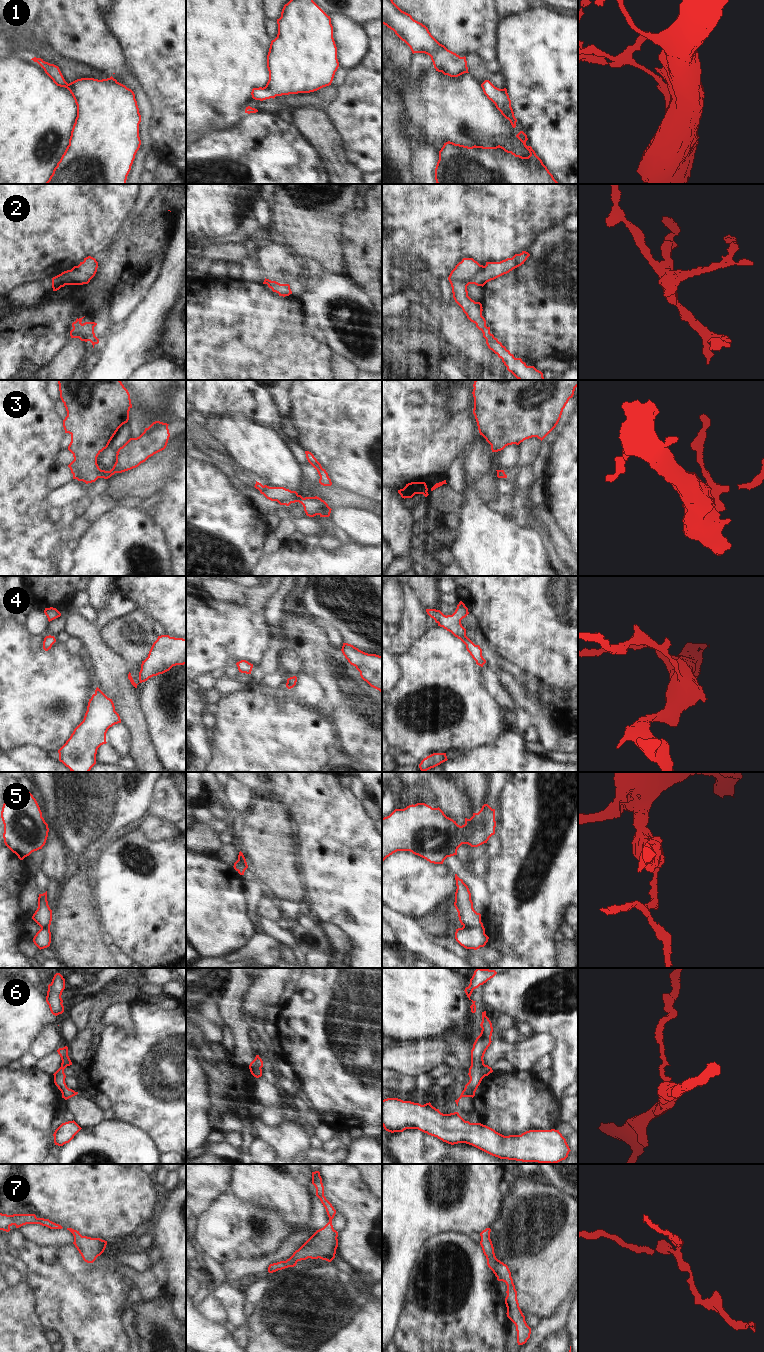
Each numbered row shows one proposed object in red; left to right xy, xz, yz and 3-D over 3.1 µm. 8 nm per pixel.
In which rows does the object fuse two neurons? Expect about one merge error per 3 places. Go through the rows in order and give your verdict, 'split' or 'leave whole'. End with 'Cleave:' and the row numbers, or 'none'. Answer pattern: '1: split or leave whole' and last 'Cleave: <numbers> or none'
1: leave whole
2: leave whole
3: split
4: leave whole
5: split
6: leave whole
7: leave whole
Cleave: 3, 5

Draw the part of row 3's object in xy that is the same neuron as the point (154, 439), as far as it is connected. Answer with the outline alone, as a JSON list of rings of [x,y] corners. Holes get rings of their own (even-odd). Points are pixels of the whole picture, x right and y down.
[[[153,422],[137,438],[130,438],[116,452],[116,462],[110,471],[101,470],[100,478],[108,479],[115,473],[122,473],[138,467],[149,457],[164,450],[170,433],[167,423]]]

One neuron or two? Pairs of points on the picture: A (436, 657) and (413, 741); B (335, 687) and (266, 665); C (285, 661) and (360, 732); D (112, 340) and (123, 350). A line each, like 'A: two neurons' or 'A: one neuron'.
A: one neuron
B: two neurons
C: two neurons
D: one neuron

